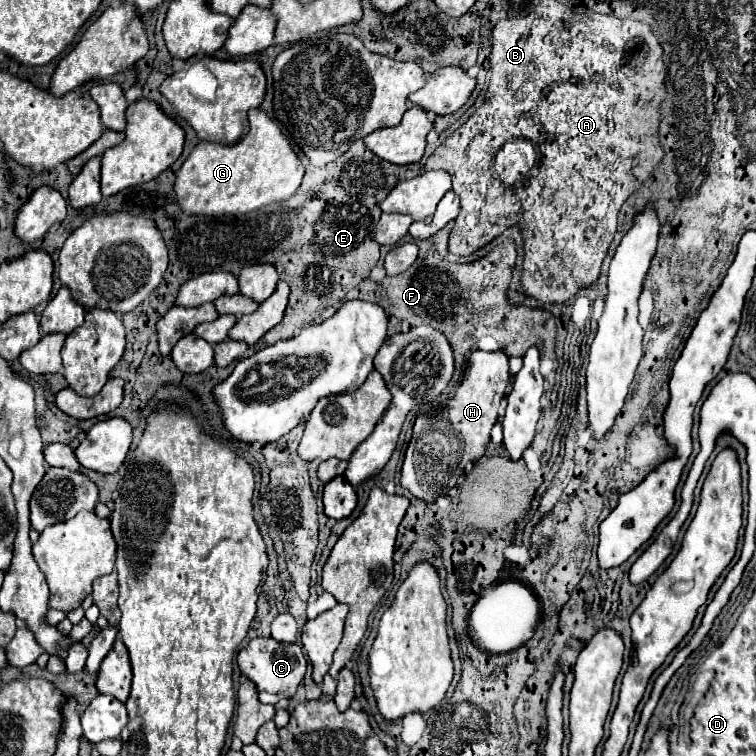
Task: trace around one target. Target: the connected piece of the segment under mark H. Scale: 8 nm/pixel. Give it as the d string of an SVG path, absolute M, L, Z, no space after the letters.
M475 350L469 356L469 364L461 386L447 402L445 416L449 420L449 426L421 428L421 414L417 416L413 424L413 438L407 446L405 462L401 468L401 486L413 492L417 498L425 500L427 504L447 494L457 484L457 478L465 472L467 462L475 462L485 454L491 428L499 418L499 406L501 398L505 396L507 384L509 384L509 356L503 350L495 352Z

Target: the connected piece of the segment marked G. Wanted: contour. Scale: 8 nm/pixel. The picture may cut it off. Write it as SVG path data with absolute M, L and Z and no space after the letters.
M259 108L249 110L249 124L249 134L237 144L223 146L217 142L199 142L193 148L183 166L177 170L173 186L181 212L193 216L245 214L293 196L303 180L305 168L289 140Z

